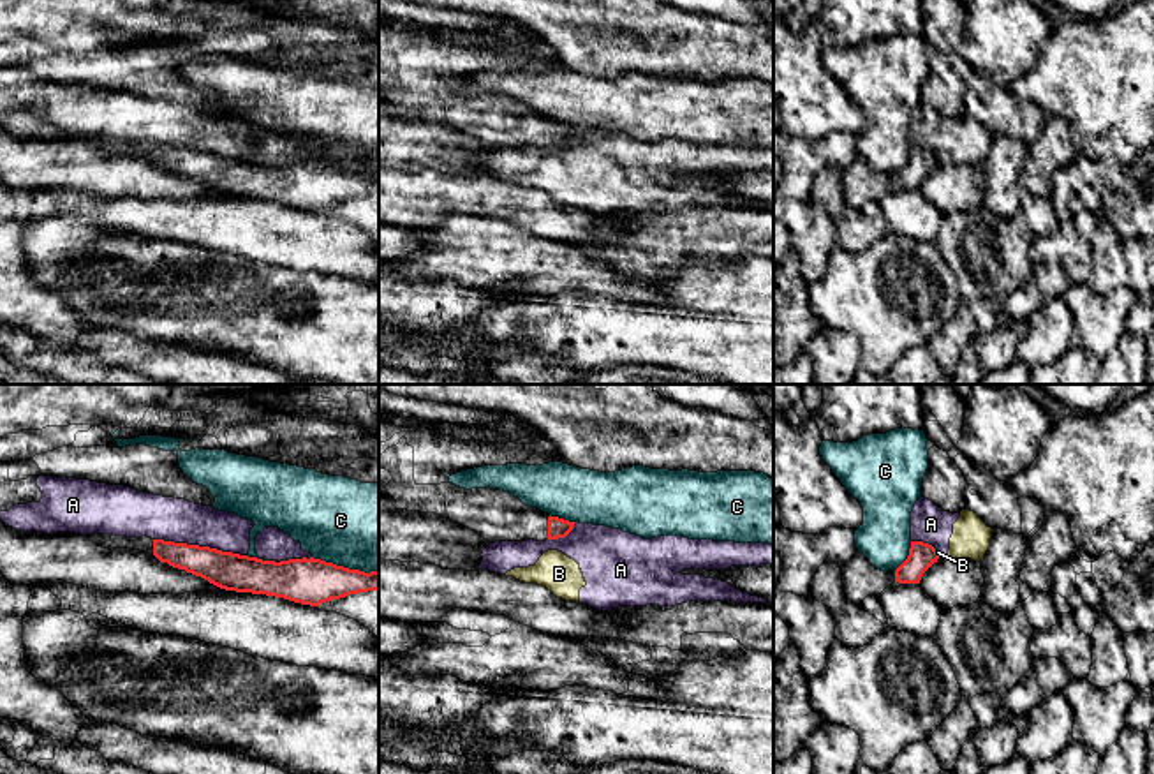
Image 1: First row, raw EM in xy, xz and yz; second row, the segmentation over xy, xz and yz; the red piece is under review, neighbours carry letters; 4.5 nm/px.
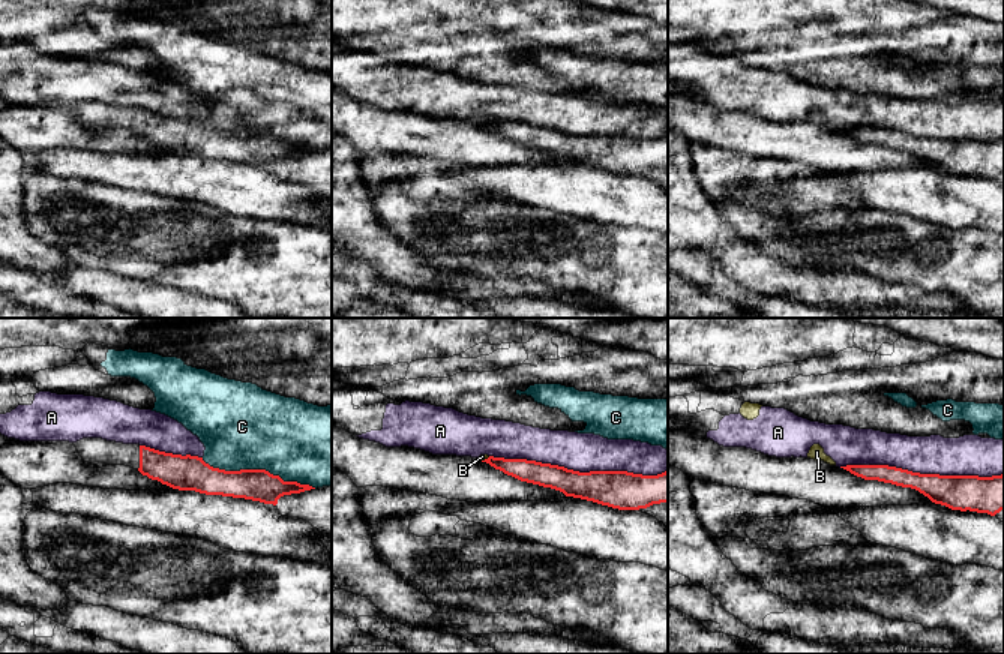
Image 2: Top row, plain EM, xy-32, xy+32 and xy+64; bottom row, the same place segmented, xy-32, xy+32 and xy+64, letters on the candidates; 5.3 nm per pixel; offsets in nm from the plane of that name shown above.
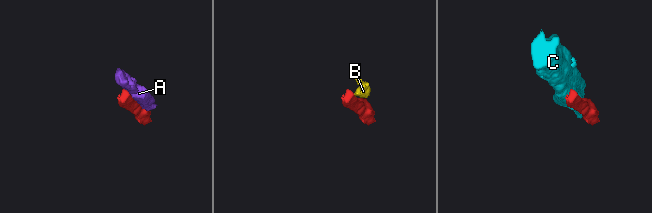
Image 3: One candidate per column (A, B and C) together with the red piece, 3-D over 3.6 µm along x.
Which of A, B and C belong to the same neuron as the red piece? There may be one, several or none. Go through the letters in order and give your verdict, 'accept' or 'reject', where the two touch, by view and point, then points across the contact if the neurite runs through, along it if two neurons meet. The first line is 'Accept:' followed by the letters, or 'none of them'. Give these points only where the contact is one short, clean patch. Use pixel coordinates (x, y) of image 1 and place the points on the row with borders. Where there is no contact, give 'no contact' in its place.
Accept: none of them
A: reject; contact xy (201, 547)
B: reject; contact yz (938, 554); border yz (936, 552), (939, 556)
C: reject; contact xy (346, 568)

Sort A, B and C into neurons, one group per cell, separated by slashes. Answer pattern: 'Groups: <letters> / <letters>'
Groups: A B / C

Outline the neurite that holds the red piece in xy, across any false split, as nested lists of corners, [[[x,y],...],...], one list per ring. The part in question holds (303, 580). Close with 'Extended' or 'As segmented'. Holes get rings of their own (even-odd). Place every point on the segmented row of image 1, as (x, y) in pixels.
[[[86,534],[102,548],[132,548],[236,592],[266,594],[319,607],[358,592],[379,591],[379,571],[359,571],[321,559],[263,561],[210,547],[113,534]]]. Extended

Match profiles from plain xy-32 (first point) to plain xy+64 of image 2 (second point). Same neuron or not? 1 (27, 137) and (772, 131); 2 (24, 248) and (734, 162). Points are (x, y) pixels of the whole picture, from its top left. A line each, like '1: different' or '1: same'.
1: same
2: different

